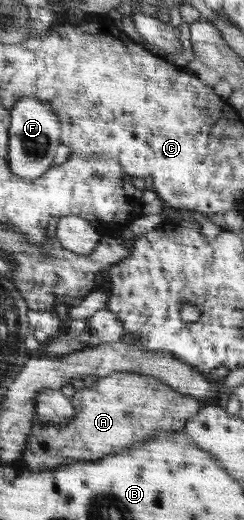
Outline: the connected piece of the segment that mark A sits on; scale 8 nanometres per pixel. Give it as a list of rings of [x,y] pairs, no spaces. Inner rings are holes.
[[[114,372],[108,377],[99,378],[91,387],[76,391],[72,399],[76,412],[71,421],[55,423],[38,417],[32,425],[32,431],[29,432],[28,442],[22,455],[29,471],[37,473],[57,468],[59,465],[73,465],[81,461],[96,462],[109,455],[127,450],[129,446],[139,444],[139,442],[151,440],[158,435],[159,431],[182,430],[185,421],[192,419],[201,407],[199,399],[193,399],[193,396],[179,393],[179,399],[177,399],[176,390],[169,385],[163,385],[159,378],[125,372]],[[177,401],[179,401],[179,425],[175,423]]]

